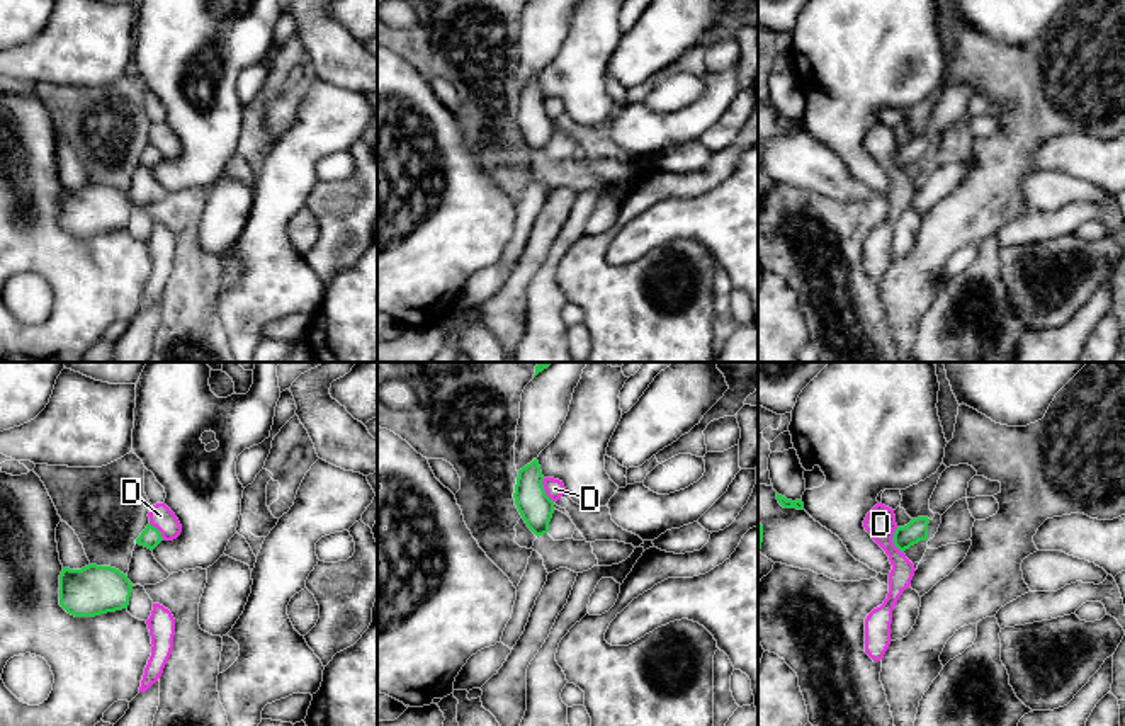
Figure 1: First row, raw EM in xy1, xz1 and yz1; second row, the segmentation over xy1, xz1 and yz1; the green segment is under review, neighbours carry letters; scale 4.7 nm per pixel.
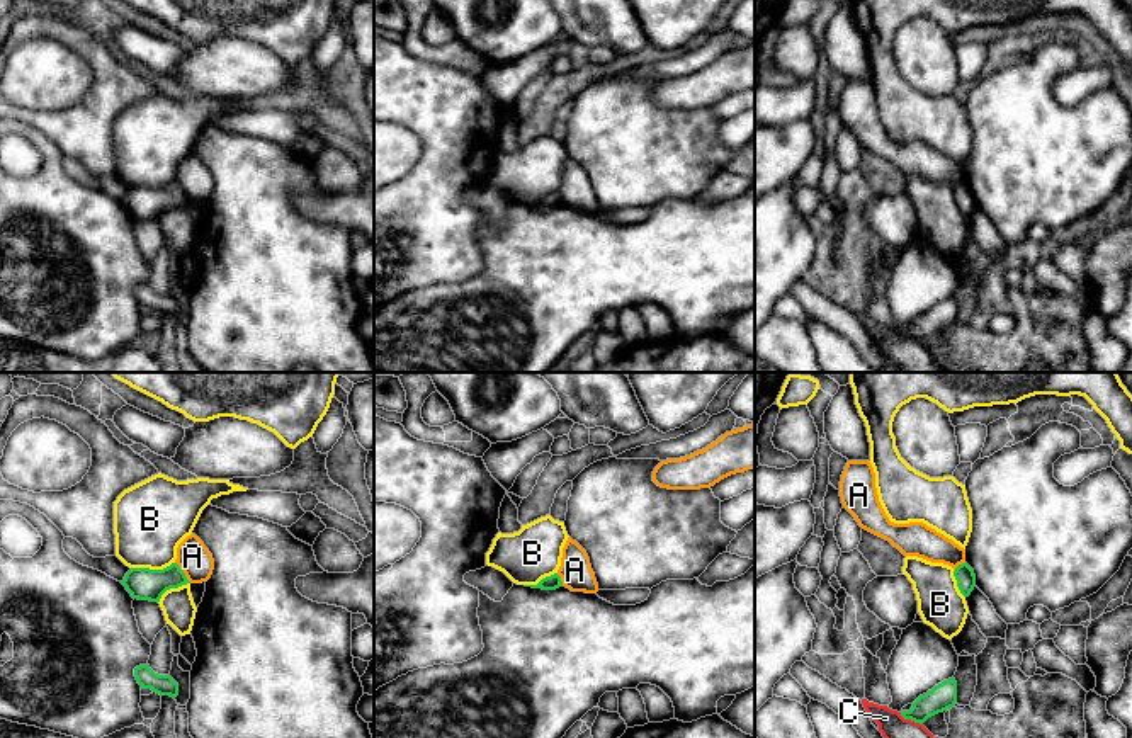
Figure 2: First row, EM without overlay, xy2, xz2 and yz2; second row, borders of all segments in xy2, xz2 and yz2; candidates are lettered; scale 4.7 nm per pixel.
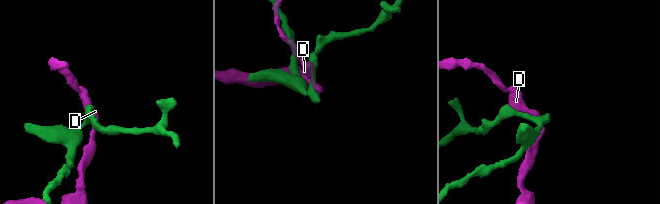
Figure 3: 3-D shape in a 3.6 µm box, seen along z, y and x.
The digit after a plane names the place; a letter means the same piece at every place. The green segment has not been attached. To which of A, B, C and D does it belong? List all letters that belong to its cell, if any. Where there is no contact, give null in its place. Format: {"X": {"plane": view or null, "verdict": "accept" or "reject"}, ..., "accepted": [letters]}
{"A": {"plane": "xy2", "verdict": "reject"}, "B": {"plane": "xy2", "verdict": "reject"}, "C": {"plane": "yz2", "verdict": "reject"}, "D": {"plane": "yz1", "verdict": "accept"}, "accepted": ["D"]}

